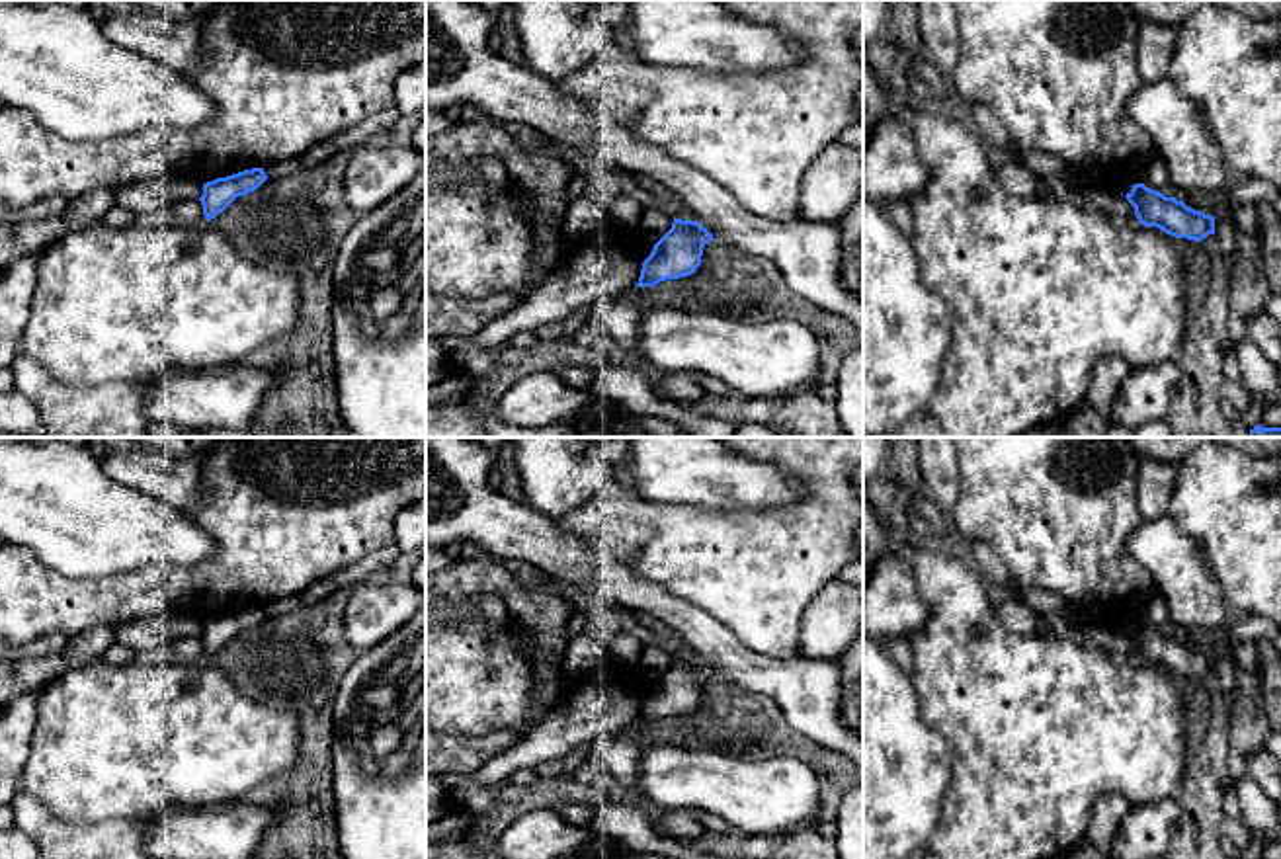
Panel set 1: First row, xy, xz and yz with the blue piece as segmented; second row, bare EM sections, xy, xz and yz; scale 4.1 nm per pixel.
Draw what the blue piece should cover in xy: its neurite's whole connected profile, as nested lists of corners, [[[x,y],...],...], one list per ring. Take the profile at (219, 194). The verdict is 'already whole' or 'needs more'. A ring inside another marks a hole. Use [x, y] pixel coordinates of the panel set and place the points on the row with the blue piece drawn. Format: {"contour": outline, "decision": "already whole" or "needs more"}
{"contour": [[[264,168],[244,170],[227,178],[217,178],[203,184],[203,205],[205,221],[209,223],[223,213],[236,197],[258,189],[268,180]]], "decision": "already whole"}

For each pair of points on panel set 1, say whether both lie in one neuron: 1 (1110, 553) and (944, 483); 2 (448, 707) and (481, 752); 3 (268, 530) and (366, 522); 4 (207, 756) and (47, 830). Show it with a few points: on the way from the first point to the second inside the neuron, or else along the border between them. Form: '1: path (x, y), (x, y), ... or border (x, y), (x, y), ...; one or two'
1: border (957, 457), (957, 502), (948, 514); two
2: border (512, 729), (446, 735); two
3: path (291, 522), (342, 522); one
4: border (30, 795), (63, 818), (116, 820); two

